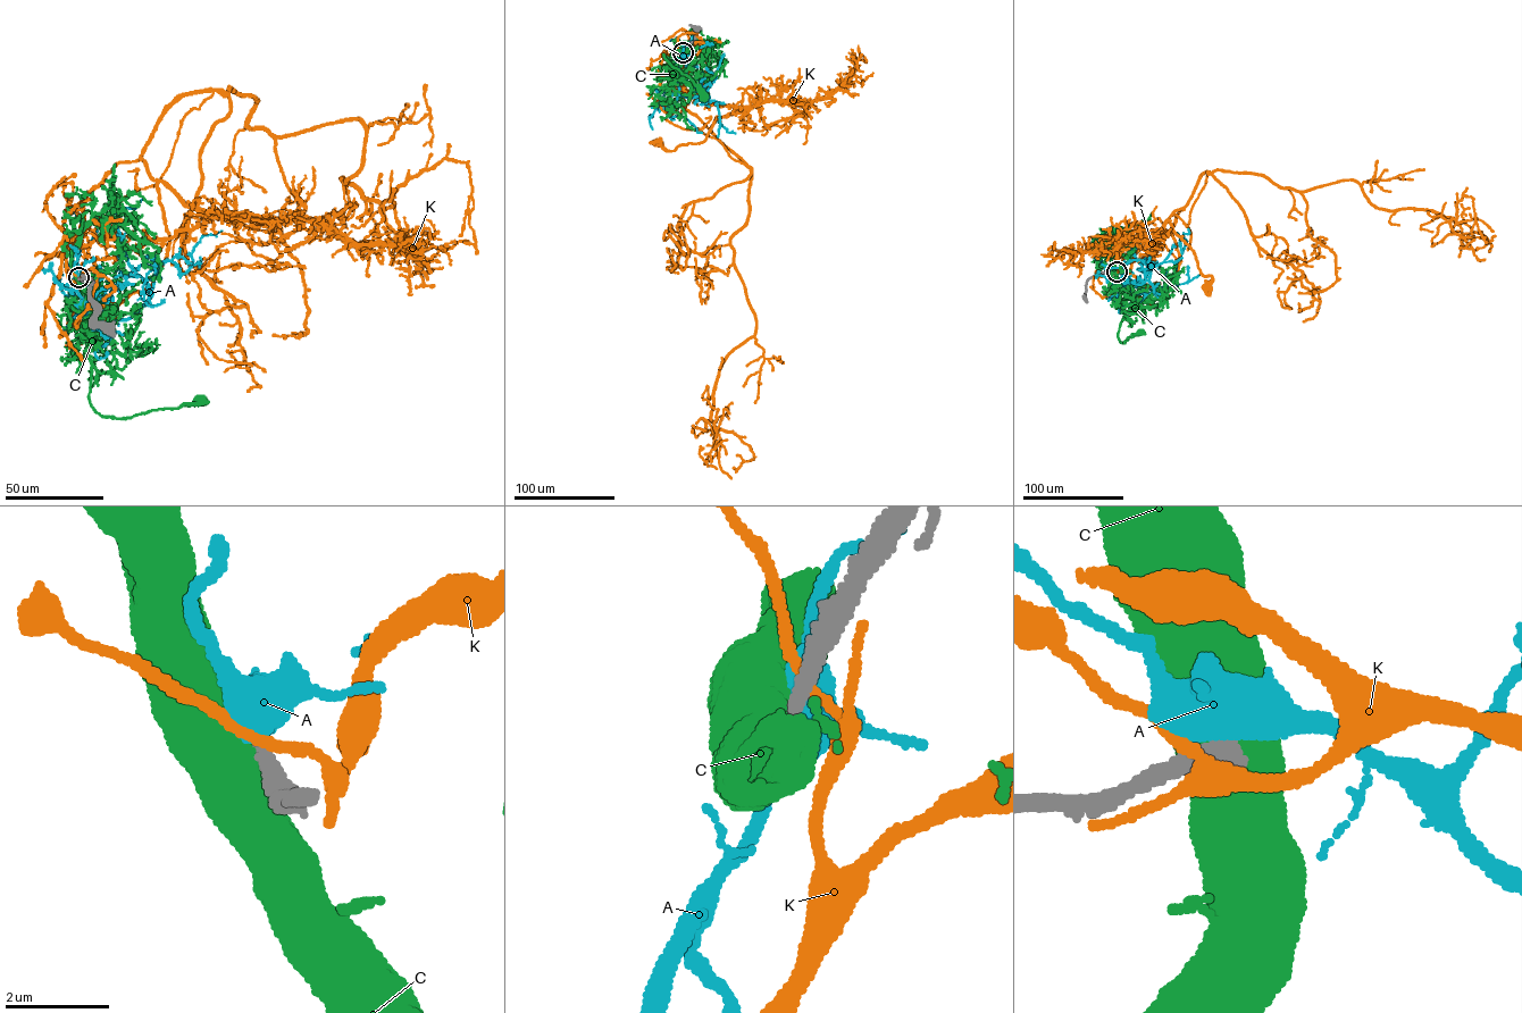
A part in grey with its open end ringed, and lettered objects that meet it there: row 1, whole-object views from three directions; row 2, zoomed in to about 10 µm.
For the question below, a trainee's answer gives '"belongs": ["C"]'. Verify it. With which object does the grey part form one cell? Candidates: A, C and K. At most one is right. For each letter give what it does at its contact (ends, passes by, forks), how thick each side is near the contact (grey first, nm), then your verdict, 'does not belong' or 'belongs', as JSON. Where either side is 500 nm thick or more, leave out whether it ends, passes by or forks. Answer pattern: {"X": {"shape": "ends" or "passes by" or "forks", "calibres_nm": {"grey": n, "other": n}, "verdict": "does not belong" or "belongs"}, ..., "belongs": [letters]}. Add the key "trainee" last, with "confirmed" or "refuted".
{"A": {"calibres_nm": {"grey": 400, "other": 750}, "verdict": "does not belong"}, "C": {"calibres_nm": {"grey": 440, "other": 750}, "verdict": "does not belong"}, "K": {"shape": "passes by", "calibres_nm": {"grey": 480, "other": 190}, "verdict": "does not belong"}, "belongs": [], "trainee": "refuted"}

